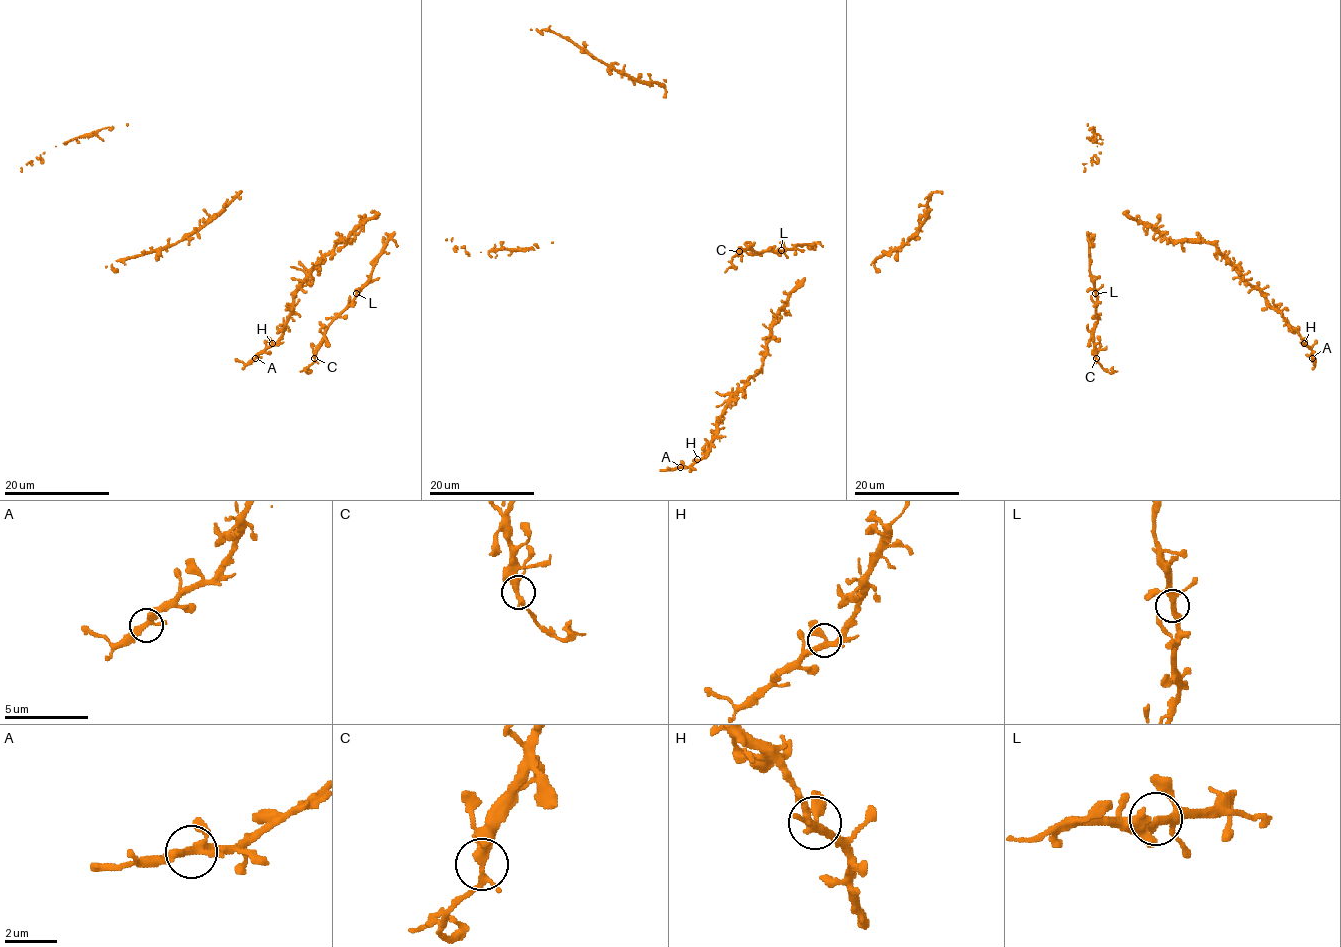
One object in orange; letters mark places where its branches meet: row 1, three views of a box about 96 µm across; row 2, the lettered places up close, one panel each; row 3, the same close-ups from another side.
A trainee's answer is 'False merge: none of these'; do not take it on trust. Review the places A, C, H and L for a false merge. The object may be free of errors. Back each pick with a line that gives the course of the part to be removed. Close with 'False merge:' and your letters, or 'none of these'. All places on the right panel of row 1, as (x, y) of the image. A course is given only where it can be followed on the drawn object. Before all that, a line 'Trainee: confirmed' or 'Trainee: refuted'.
Trainee: refuted
C: (1096, 358), (1110, 373), (1112, 369), (1118, 371)
False merge: C

